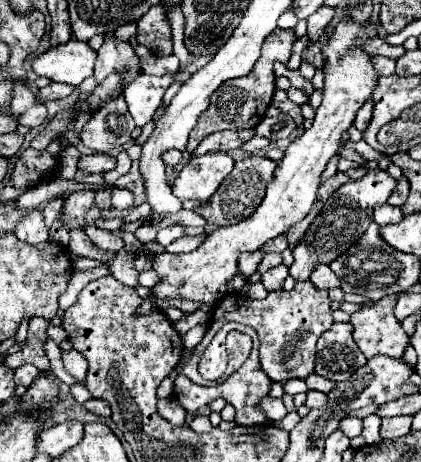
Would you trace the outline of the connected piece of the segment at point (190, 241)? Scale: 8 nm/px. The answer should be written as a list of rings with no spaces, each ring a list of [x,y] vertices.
[[[200,234],[200,236],[182,236],[180,240],[172,242],[170,246],[166,246],[168,252],[192,252],[194,248],[198,248],[202,242],[204,242],[206,234]]]

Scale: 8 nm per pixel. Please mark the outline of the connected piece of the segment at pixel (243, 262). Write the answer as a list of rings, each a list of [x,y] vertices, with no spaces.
[[[262,250],[246,252],[246,254],[240,256],[240,260],[238,260],[238,270],[240,270],[246,278],[250,278],[252,274],[256,274],[256,270],[258,270],[262,258],[264,258],[264,252],[262,252]]]

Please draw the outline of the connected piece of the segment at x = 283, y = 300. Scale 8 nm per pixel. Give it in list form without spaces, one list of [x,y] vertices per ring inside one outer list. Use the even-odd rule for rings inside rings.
[[[308,280],[296,282],[296,286],[290,292],[288,290],[268,292],[268,296],[264,300],[250,300],[250,298],[242,298],[236,292],[228,292],[214,306],[214,320],[209,325],[202,342],[190,350],[188,360],[182,360],[178,364],[178,374],[184,374],[186,378],[190,378],[192,382],[196,382],[200,386],[216,384],[216,382],[206,382],[198,374],[196,366],[216,332],[228,320],[242,322],[246,326],[256,328],[256,332],[260,332],[260,364],[262,364],[262,370],[268,374],[268,378],[274,382],[286,382],[288,378],[302,378],[302,380],[308,378],[310,372],[314,372],[316,340],[334,322],[332,312],[330,312],[328,292],[312,288],[312,284]]]

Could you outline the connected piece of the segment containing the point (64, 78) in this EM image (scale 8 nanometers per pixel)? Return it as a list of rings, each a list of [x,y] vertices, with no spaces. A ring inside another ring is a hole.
[[[72,38],[68,44],[48,48],[32,62],[32,68],[38,76],[48,76],[52,82],[78,86],[94,74],[94,62],[96,50],[92,50],[88,42]]]

